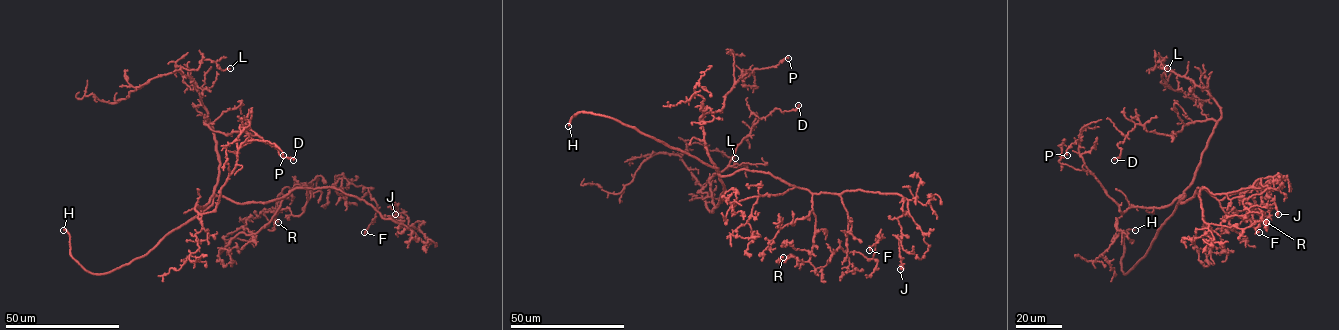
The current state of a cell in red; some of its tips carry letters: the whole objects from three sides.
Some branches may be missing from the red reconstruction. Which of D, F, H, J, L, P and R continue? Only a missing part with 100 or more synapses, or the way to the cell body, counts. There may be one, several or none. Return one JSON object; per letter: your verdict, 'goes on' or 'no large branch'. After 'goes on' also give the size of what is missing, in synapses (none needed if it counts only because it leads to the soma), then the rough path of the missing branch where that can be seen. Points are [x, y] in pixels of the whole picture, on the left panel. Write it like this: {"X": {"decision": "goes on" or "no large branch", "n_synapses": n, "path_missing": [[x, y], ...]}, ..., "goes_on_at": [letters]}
{"D": {"decision": "no large branch"}, "F": {"decision": "no large branch"}, "H": {"decision": "goes on"}, "J": {"decision": "no large branch"}, "L": {"decision": "no large branch"}, "P": {"decision": "no large branch"}, "R": {"decision": "no large branch"}, "goes_on_at": ["H"]}

